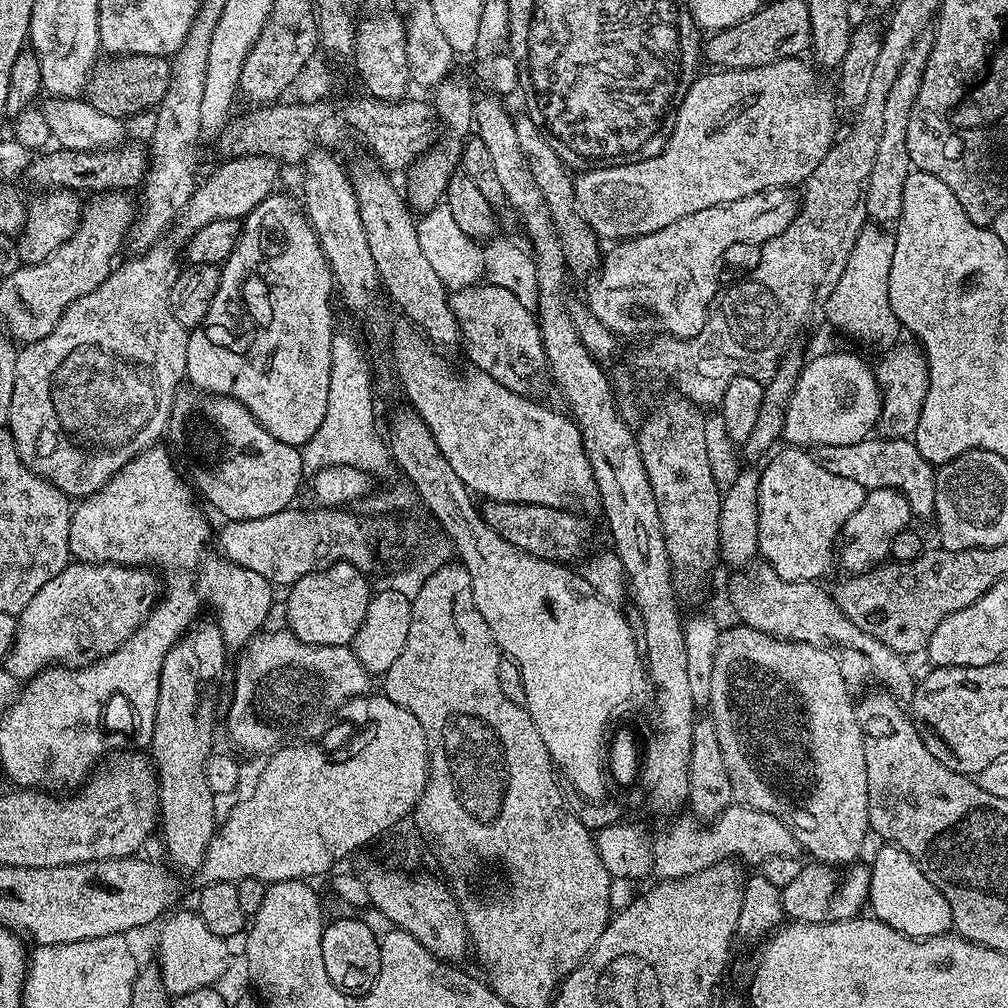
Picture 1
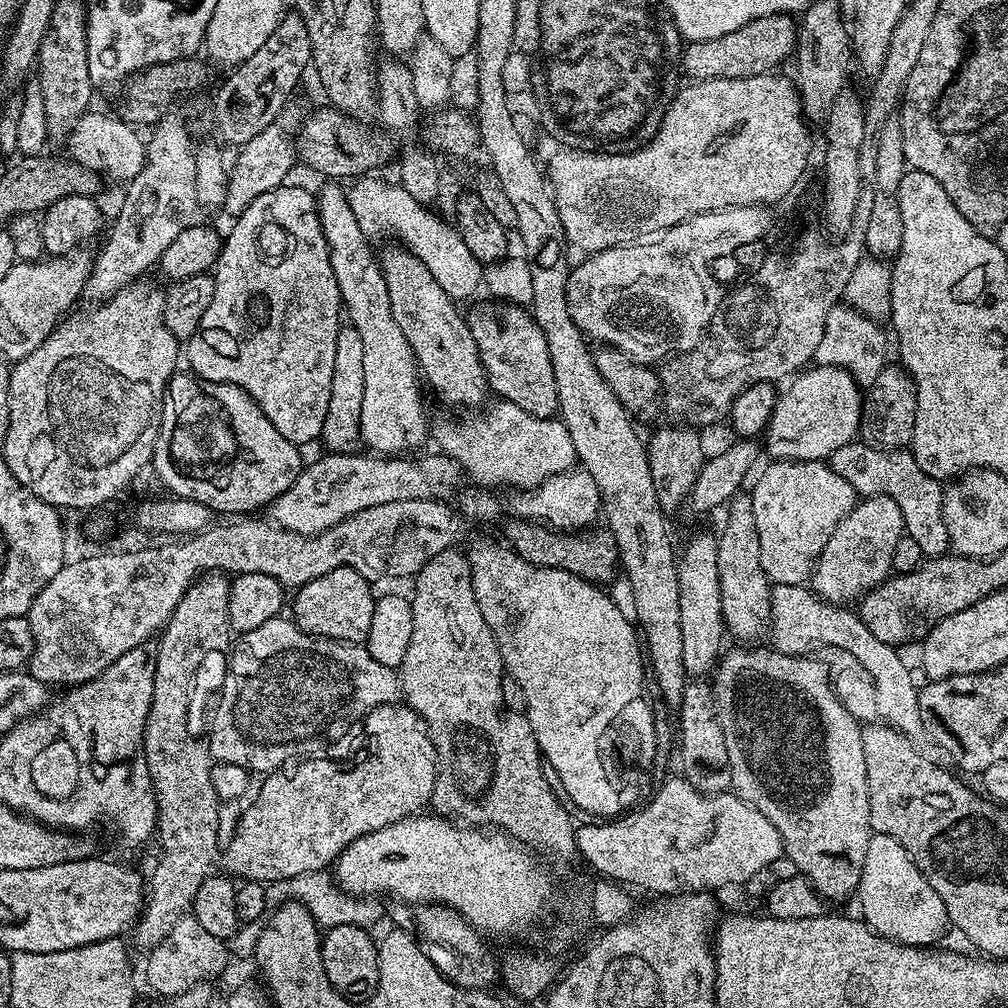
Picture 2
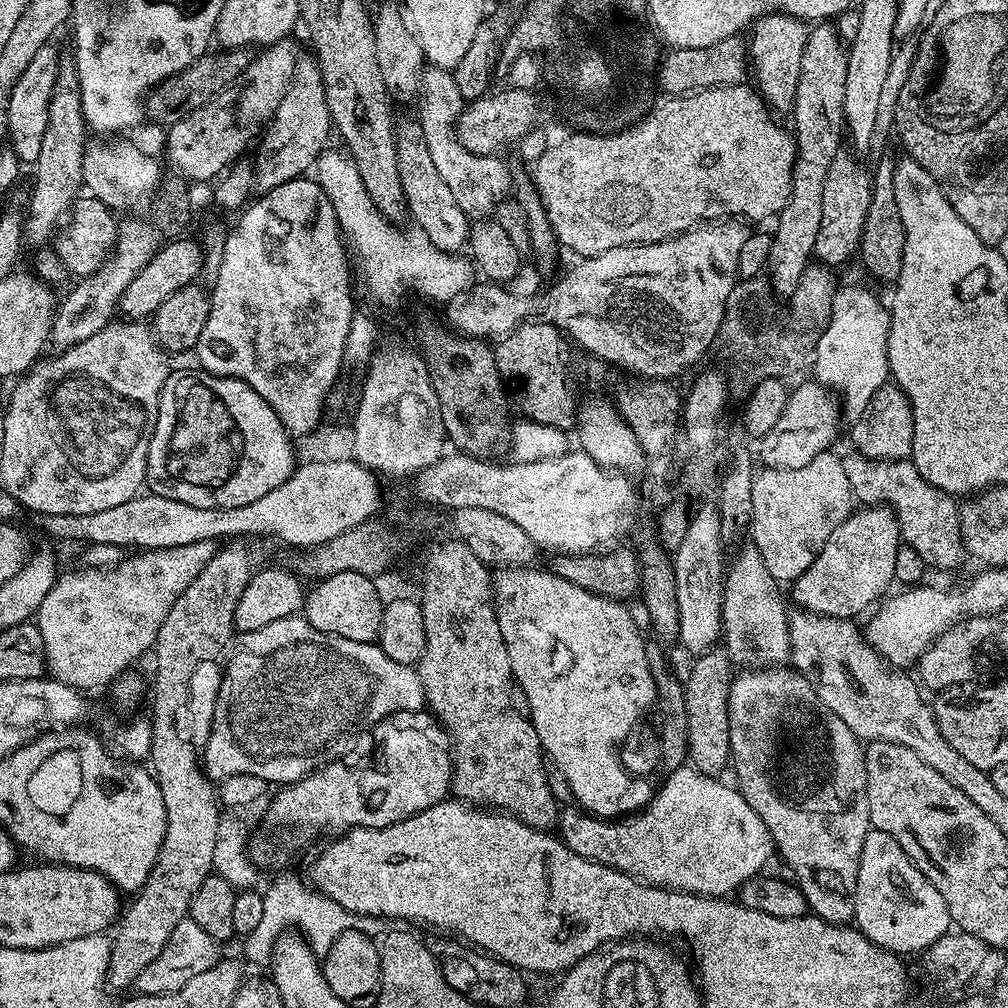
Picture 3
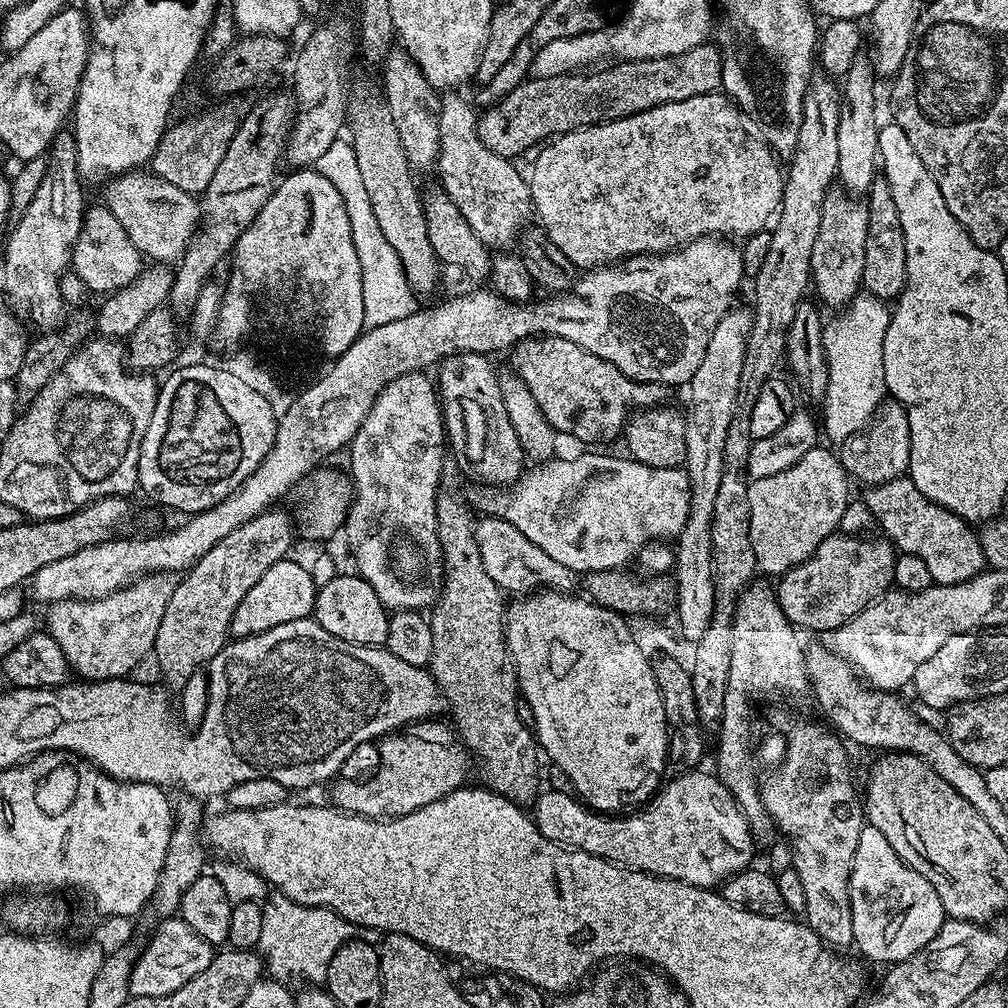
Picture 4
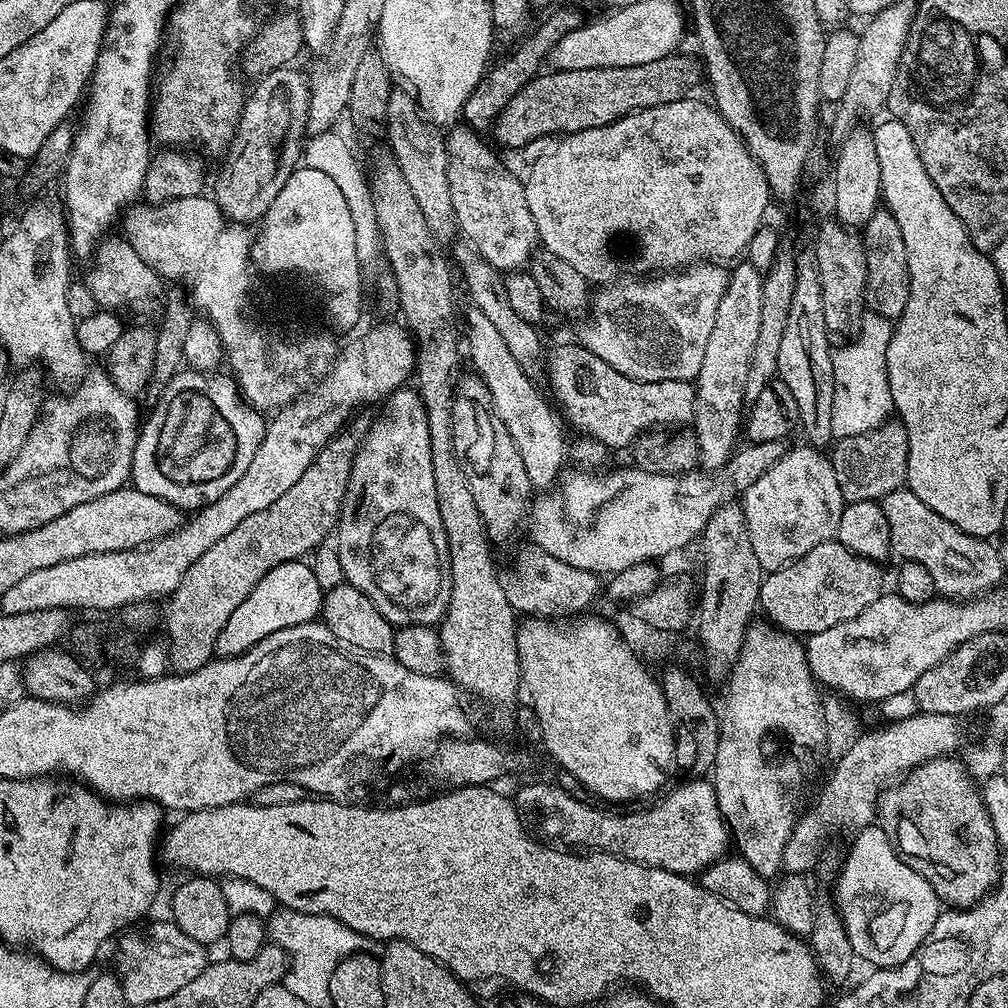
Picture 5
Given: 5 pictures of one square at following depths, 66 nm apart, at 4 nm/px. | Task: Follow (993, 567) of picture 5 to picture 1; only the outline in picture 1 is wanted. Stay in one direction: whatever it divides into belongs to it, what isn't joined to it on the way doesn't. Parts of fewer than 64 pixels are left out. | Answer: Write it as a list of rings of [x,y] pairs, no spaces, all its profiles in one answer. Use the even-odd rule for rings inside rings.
[[[869,438],[850,446],[818,446],[814,449],[814,455],[818,463],[830,470],[830,474],[838,474],[838,478],[850,478],[850,482],[858,482],[858,486],[866,490],[898,490],[910,502],[913,517],[931,517],[934,513],[936,468],[929,464],[926,458],[922,458],[915,439],[876,439]]]

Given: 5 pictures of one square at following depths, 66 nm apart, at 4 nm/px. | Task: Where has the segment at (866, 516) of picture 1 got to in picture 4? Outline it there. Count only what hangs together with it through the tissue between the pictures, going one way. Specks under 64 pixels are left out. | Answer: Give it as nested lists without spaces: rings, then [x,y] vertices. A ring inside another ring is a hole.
[[[833,534],[828,536],[818,546],[816,553],[806,562],[794,566],[789,572],[784,573],[775,581],[776,598],[778,606],[782,608],[782,614],[797,629],[805,630],[809,628],[812,632],[827,634],[833,632],[838,626],[850,622],[866,606],[870,606],[885,592],[893,587],[894,562],[897,558],[897,551],[892,547],[892,541],[887,538],[880,540],[867,540],[867,535],[846,536],[843,534]]]

